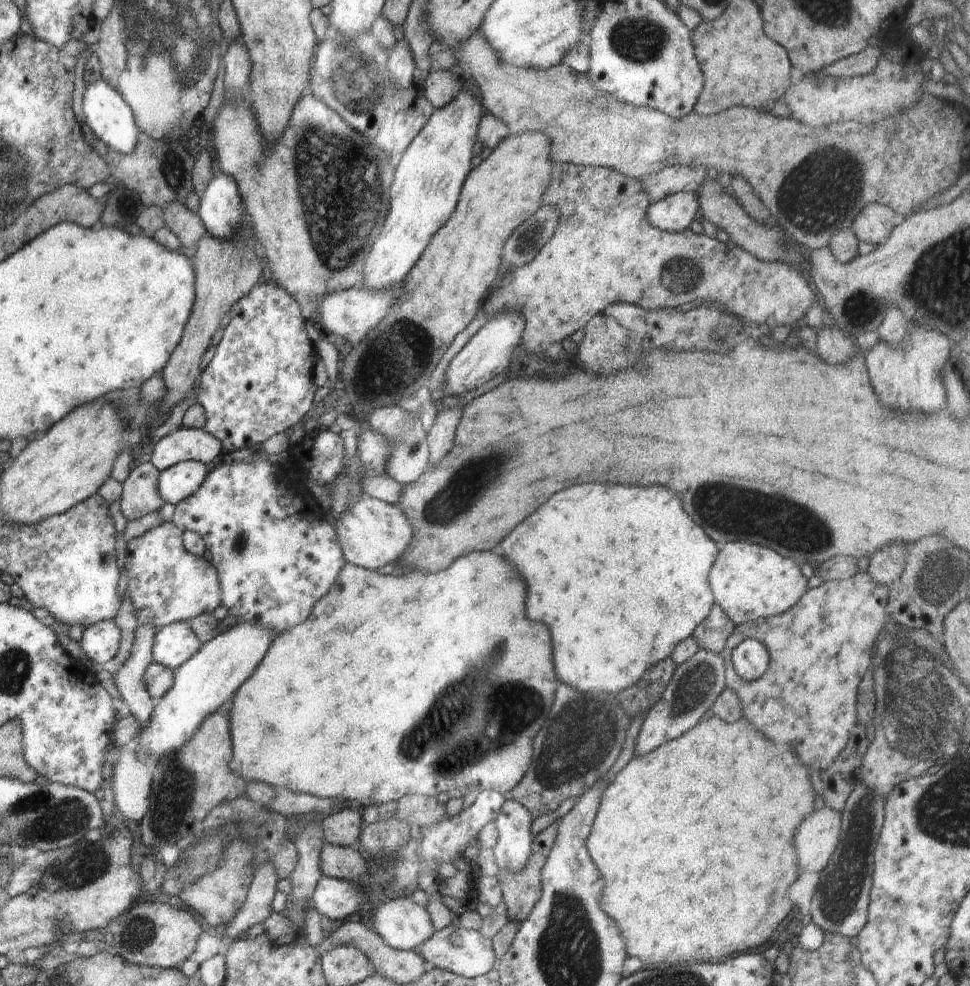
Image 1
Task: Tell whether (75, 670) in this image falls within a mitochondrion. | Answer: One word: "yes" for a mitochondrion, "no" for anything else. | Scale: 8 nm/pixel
no

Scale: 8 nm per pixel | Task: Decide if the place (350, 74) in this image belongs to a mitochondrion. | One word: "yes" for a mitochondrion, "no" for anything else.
yes

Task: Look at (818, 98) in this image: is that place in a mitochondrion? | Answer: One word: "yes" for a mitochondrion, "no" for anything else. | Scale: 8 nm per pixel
no

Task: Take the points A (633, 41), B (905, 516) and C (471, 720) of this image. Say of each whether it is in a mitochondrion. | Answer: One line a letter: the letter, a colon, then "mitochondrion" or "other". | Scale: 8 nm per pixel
A: mitochondrion
B: other
C: mitochondrion

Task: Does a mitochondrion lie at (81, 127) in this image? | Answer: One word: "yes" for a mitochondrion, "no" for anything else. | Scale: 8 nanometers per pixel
no

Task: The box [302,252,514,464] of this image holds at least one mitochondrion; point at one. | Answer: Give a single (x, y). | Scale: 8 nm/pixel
(394, 359)

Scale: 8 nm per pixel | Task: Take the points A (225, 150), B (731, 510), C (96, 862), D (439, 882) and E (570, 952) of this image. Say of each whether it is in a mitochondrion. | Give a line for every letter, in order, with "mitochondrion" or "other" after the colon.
A: other
B: mitochondrion
C: mitochondrion
D: other
E: mitochondrion

